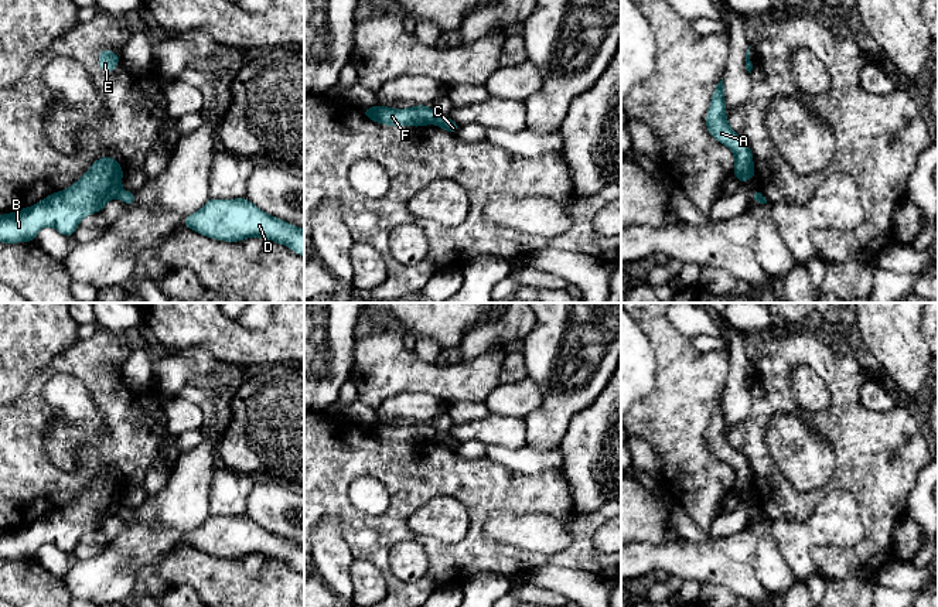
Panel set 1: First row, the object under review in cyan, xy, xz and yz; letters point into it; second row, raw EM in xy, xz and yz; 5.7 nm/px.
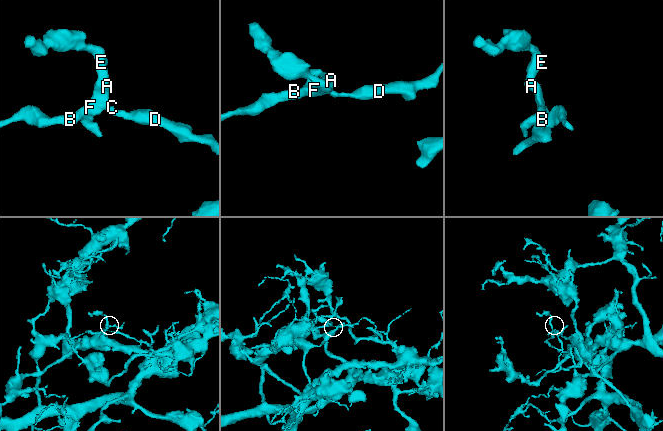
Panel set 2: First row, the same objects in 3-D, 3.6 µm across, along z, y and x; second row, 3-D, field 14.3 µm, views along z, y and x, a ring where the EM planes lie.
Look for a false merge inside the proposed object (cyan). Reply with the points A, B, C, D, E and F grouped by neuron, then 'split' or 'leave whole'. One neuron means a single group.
groups A B E F / C D; split

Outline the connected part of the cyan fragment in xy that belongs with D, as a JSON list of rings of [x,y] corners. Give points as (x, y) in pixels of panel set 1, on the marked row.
[[[209,198],[199,211],[184,218],[184,226],[225,242],[259,236],[279,242],[304,258],[304,229],[263,212],[248,198]]]

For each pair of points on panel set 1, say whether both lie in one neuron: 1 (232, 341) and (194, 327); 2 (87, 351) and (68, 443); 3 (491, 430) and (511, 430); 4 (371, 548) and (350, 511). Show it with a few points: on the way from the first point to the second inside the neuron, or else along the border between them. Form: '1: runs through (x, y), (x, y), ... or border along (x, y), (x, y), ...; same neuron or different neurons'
1: runs through (222, 336), (204, 327); same neuron
2: border along (45, 382), (55, 375), (72, 375), (99, 409); different neurons
3: runs through (495, 430), (507, 430); same neuron
4: runs through (369, 539), (351, 519); same neuron

